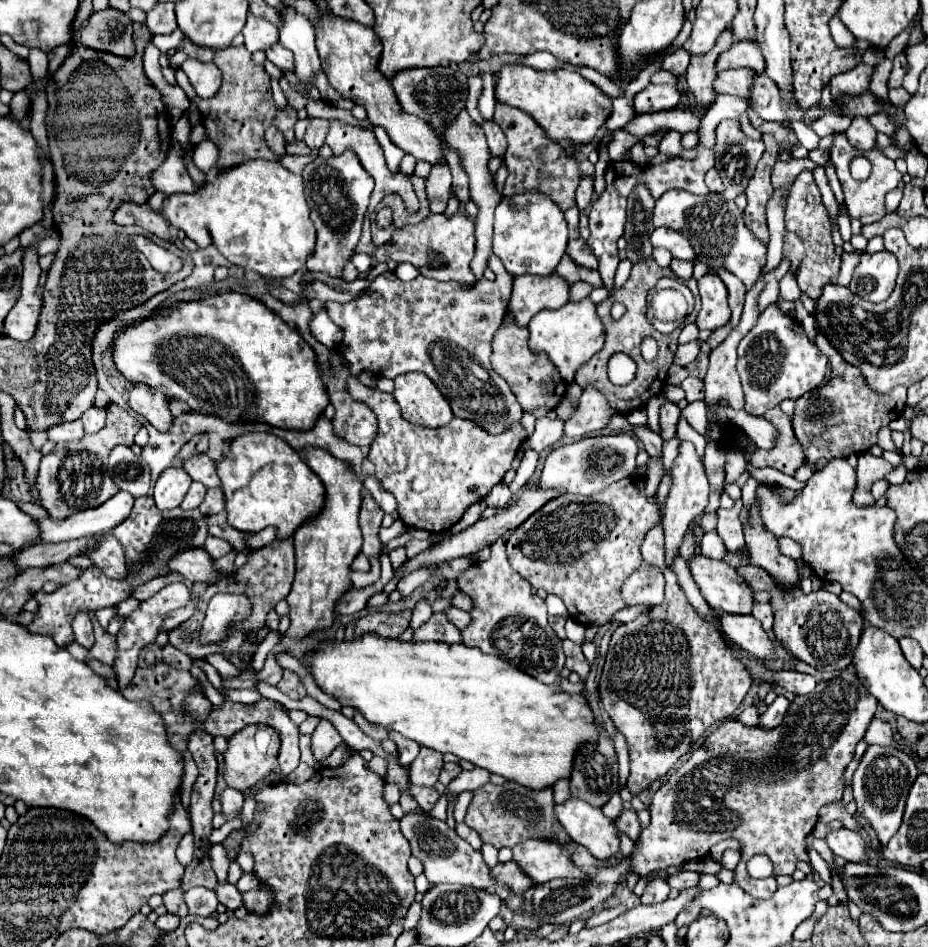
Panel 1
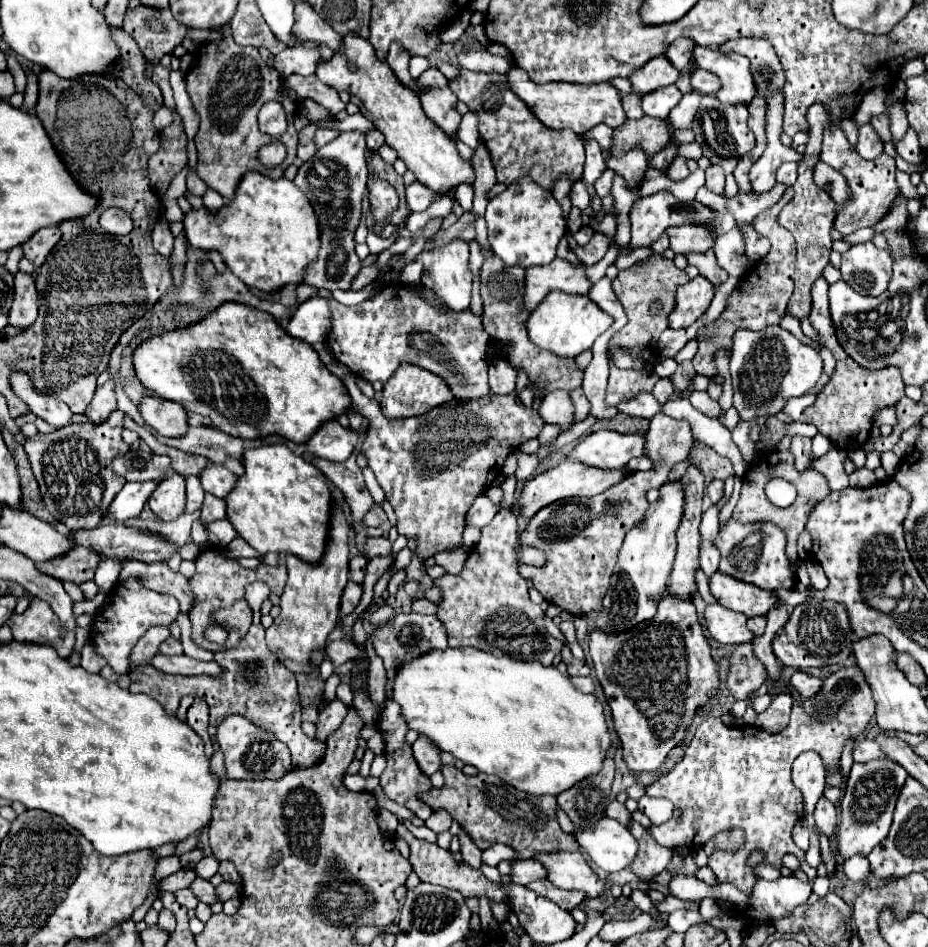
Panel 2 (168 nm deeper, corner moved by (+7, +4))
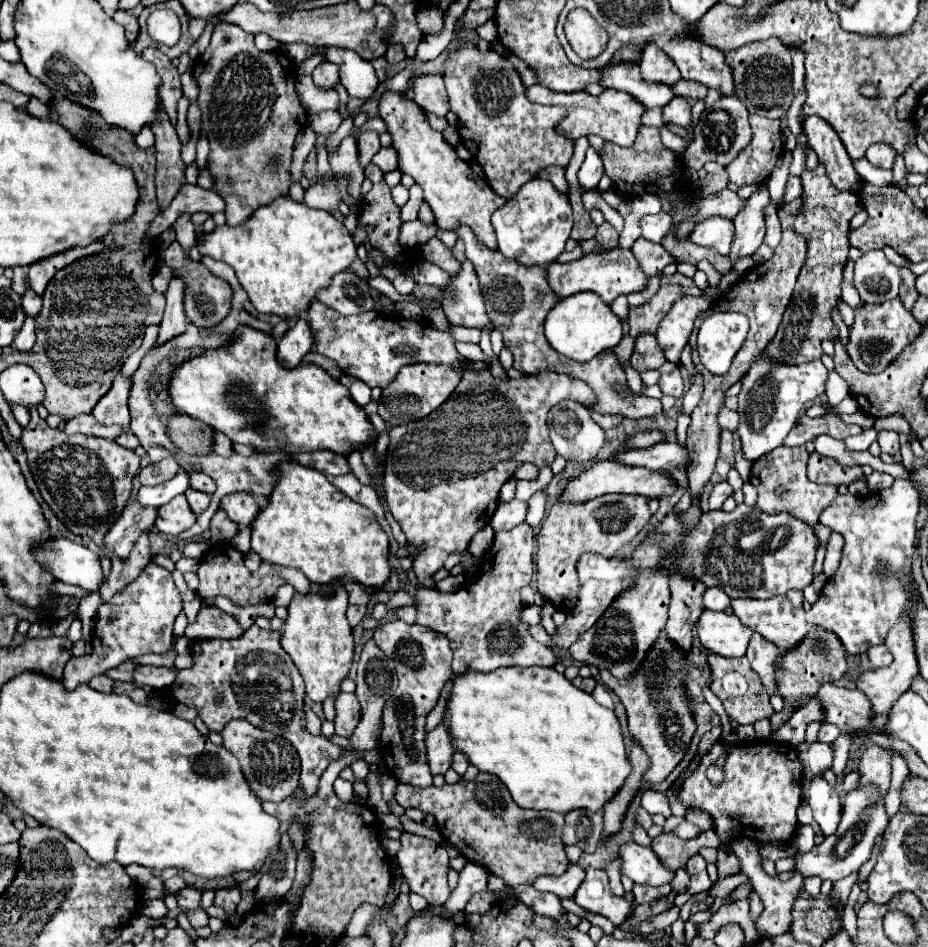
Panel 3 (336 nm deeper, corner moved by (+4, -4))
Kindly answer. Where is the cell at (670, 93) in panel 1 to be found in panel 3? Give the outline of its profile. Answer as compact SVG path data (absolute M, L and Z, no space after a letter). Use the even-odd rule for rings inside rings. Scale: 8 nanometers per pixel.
M672 98L672 102L664 108L664 122L666 124L678 124L682 128L688 128L692 124L692 114L690 114L690 102Z

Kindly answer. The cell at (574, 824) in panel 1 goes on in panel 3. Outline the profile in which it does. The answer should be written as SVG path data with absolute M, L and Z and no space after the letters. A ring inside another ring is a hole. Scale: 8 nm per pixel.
M626 844L620 850L620 858L624 860L622 872L638 884L662 886L670 884L674 878L674 870L660 864L662 860L654 854L652 848L644 848L638 844Z

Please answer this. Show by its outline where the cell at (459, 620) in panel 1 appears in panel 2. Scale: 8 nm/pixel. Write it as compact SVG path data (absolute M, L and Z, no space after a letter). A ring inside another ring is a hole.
M417 598L413 602L413 612L419 612L419 614L435 614L437 612L437 604L427 600L427 598Z

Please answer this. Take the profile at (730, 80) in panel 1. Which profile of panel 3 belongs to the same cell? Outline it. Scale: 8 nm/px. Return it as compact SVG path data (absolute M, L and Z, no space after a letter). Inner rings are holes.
M678 80L674 86L674 96L682 96L686 100L700 100L706 96L708 88L704 88L704 84L696 84L696 82L686 82L686 80Z

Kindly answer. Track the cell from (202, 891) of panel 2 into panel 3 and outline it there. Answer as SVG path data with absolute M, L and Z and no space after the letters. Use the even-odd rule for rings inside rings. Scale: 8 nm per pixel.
M182 888L176 892L176 900L178 900L178 906L180 908L186 908L186 910L196 910L200 908L200 892L196 888Z

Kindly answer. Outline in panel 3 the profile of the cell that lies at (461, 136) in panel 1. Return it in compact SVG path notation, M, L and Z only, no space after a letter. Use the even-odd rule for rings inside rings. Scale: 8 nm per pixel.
M422 74L412 80L414 88L414 102L422 106L424 110L436 114L436 116L446 116L450 110L448 104L448 94L444 88L444 80L440 74Z

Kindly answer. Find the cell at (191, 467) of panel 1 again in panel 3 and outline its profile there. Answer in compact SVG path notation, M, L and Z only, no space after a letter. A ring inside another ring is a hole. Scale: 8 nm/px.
M244 492L226 496L222 500L222 508L226 510L226 514L230 516L232 522L242 524L242 526L250 526L252 520L256 518L256 514L260 512L260 504L254 500L254 496L244 494Z

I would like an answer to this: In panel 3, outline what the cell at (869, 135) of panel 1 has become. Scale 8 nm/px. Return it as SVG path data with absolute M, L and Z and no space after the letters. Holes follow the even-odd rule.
M872 144L866 152L866 158L870 164L878 166L878 168L886 168L886 170L892 170L894 166L894 158L896 158L896 152L888 146L888 144Z

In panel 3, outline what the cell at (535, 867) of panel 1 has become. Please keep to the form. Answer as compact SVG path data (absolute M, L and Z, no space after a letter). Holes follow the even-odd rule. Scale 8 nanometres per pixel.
M586 870L586 880L576 892L576 904L588 912L606 916L614 926L622 926L628 918L634 916L634 904L624 896L612 894L604 870Z

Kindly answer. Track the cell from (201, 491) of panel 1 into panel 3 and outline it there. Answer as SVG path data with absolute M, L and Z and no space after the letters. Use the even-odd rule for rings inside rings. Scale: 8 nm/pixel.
M188 488L188 492L186 492L186 500L188 500L188 504L190 504L190 508L192 508L192 512L196 516L200 516L208 508L208 504L210 504L210 496L208 494L196 492L192 488Z

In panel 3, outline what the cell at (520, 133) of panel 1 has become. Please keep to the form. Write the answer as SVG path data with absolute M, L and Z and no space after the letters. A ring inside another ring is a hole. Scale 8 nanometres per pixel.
M460 42L444 62L444 82L450 110L458 116L460 140L482 166L498 196L508 200L542 168L570 162L574 140L556 132L556 126L566 118L566 108L530 102L520 74L504 56L494 50L480 52L472 42Z

